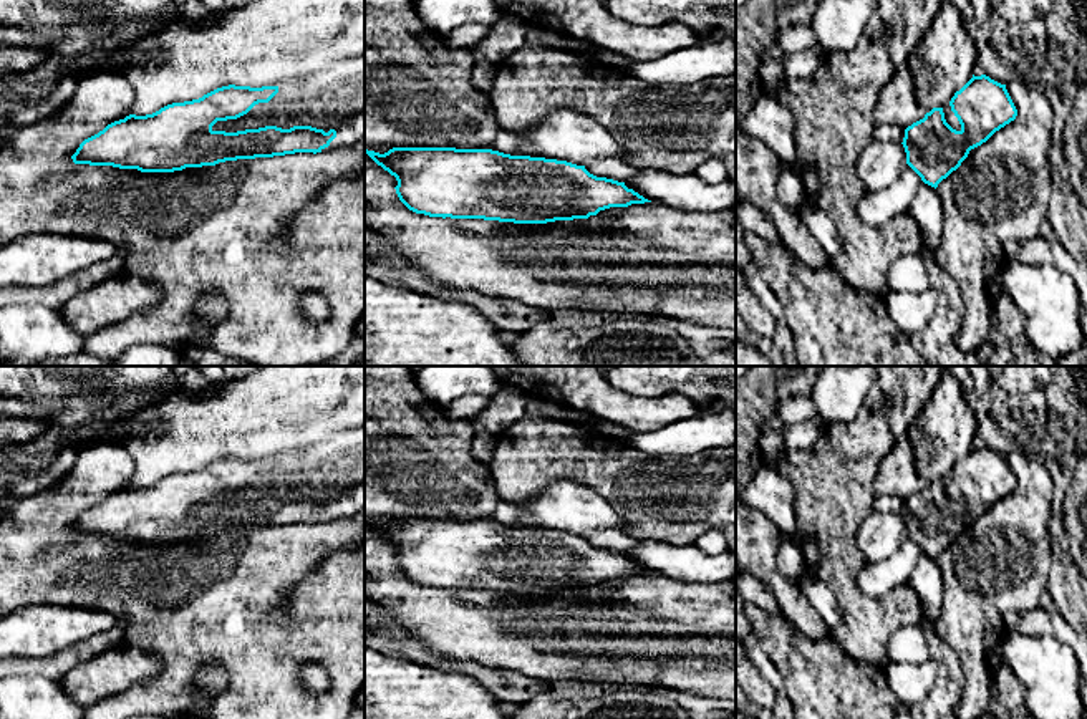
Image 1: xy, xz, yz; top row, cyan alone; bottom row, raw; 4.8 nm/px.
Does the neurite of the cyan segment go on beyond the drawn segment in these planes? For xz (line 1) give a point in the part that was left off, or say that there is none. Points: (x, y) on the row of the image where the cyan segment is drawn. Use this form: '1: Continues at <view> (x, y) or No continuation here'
1: No continuation here

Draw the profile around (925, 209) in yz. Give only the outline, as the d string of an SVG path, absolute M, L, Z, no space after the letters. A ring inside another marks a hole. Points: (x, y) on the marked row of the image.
M921 182L908 212L921 232L925 247L933 252L941 244L944 225L944 212L936 189Z

